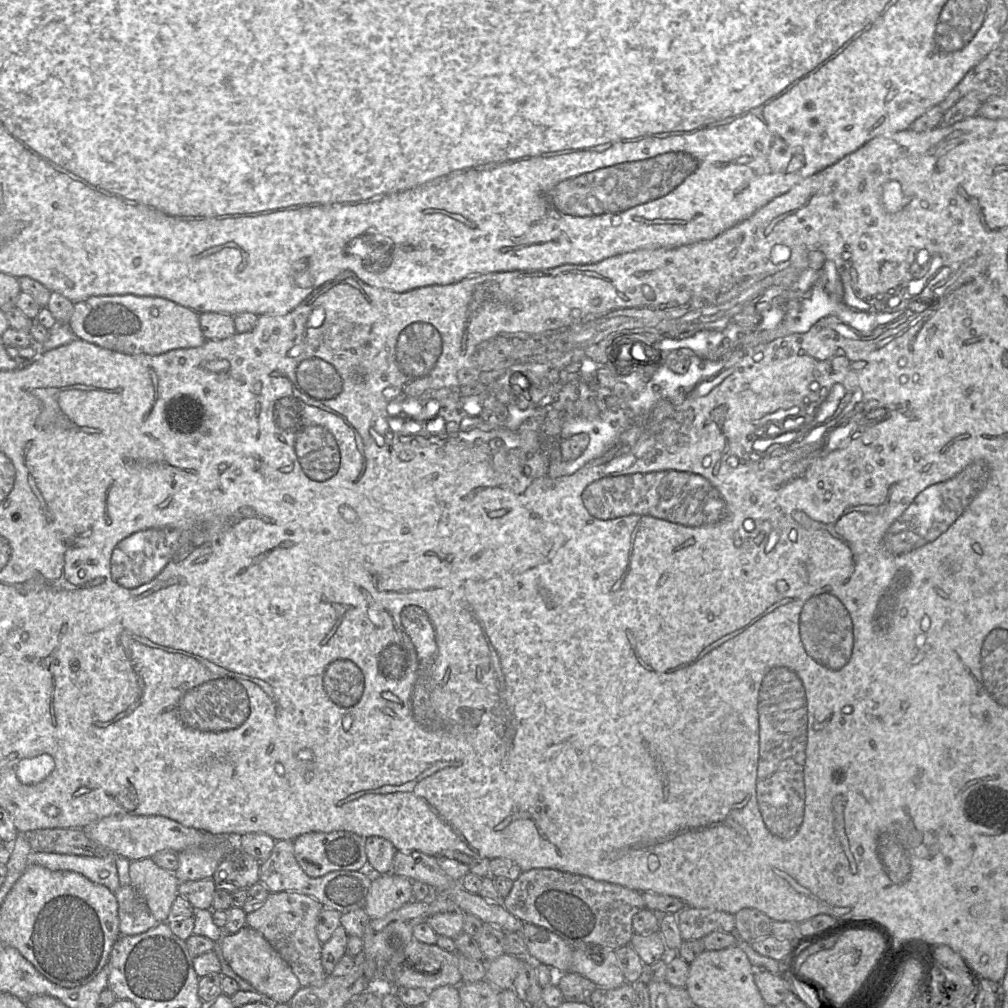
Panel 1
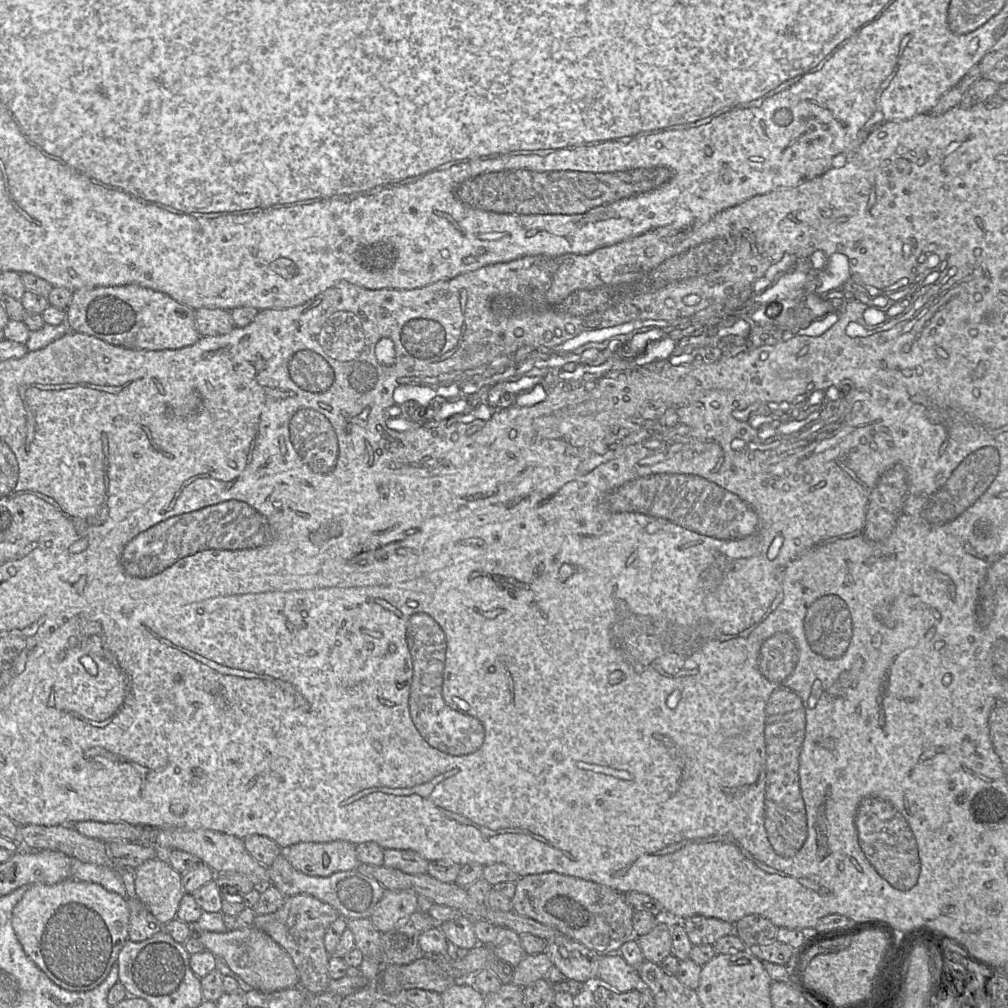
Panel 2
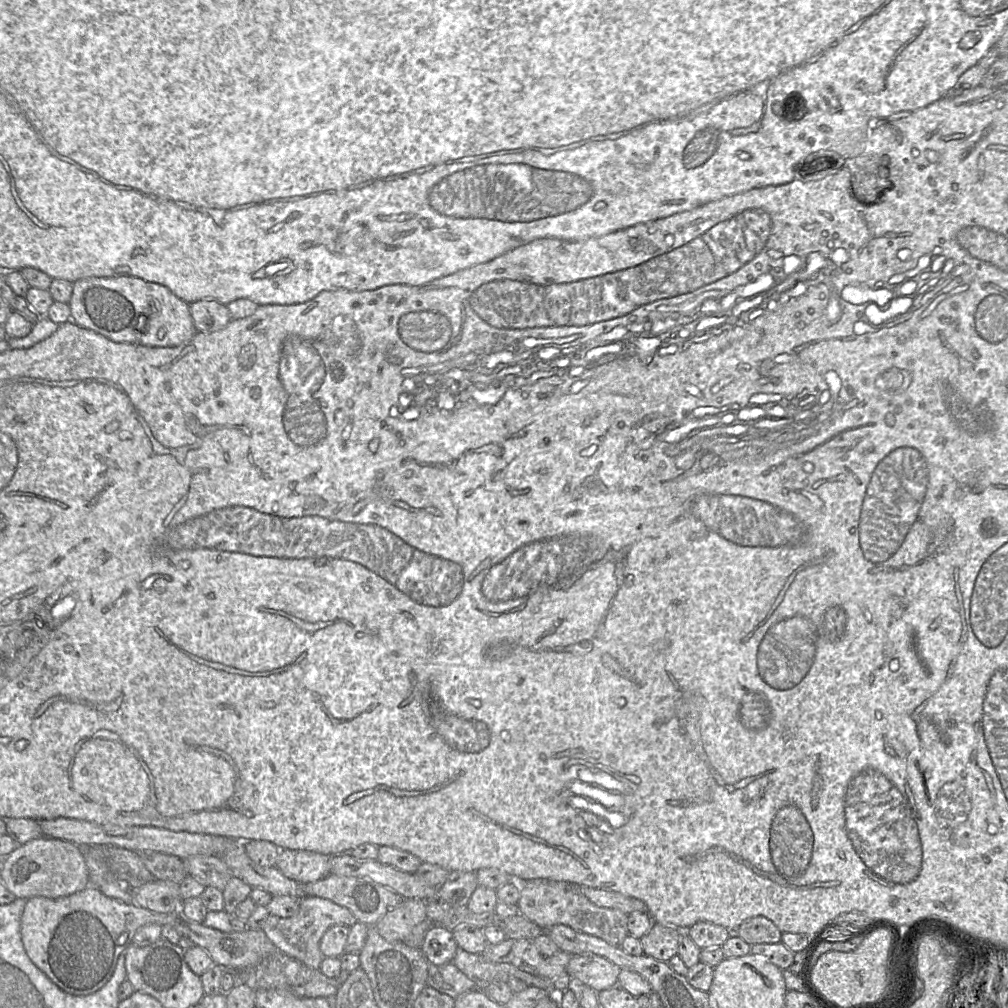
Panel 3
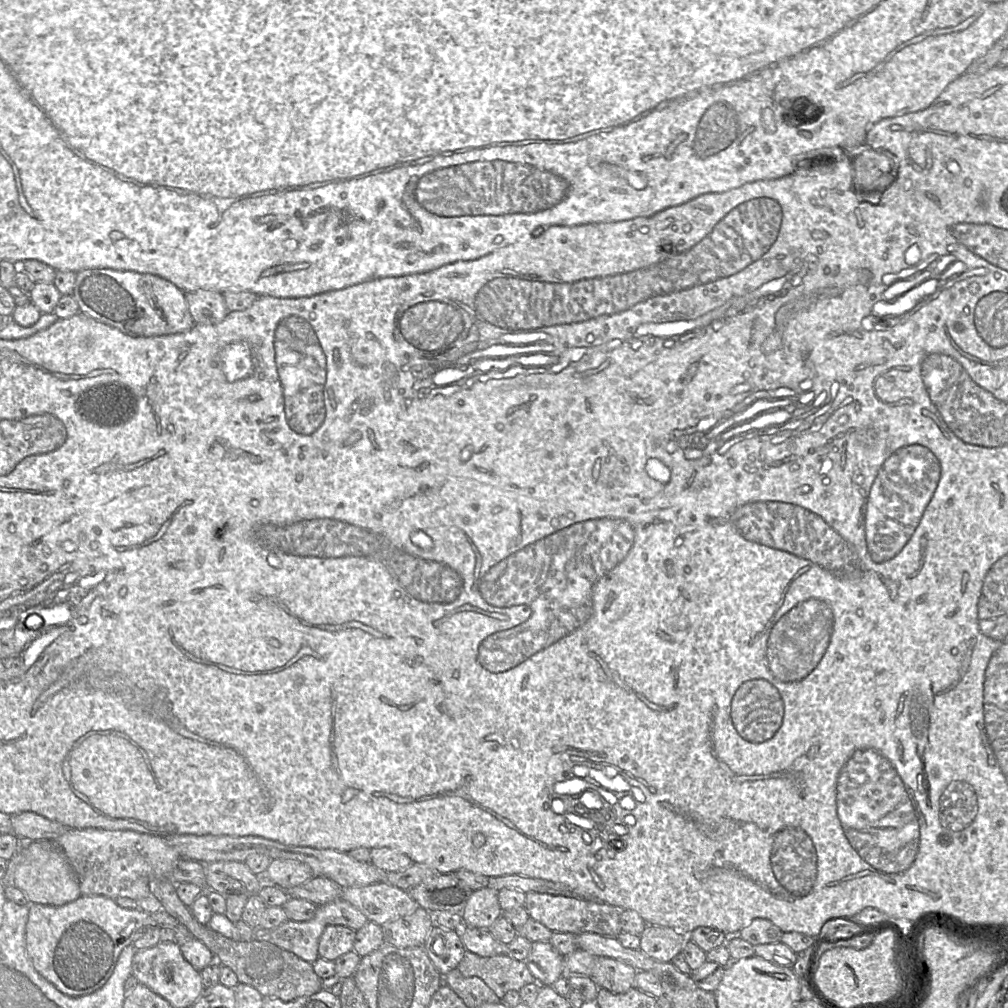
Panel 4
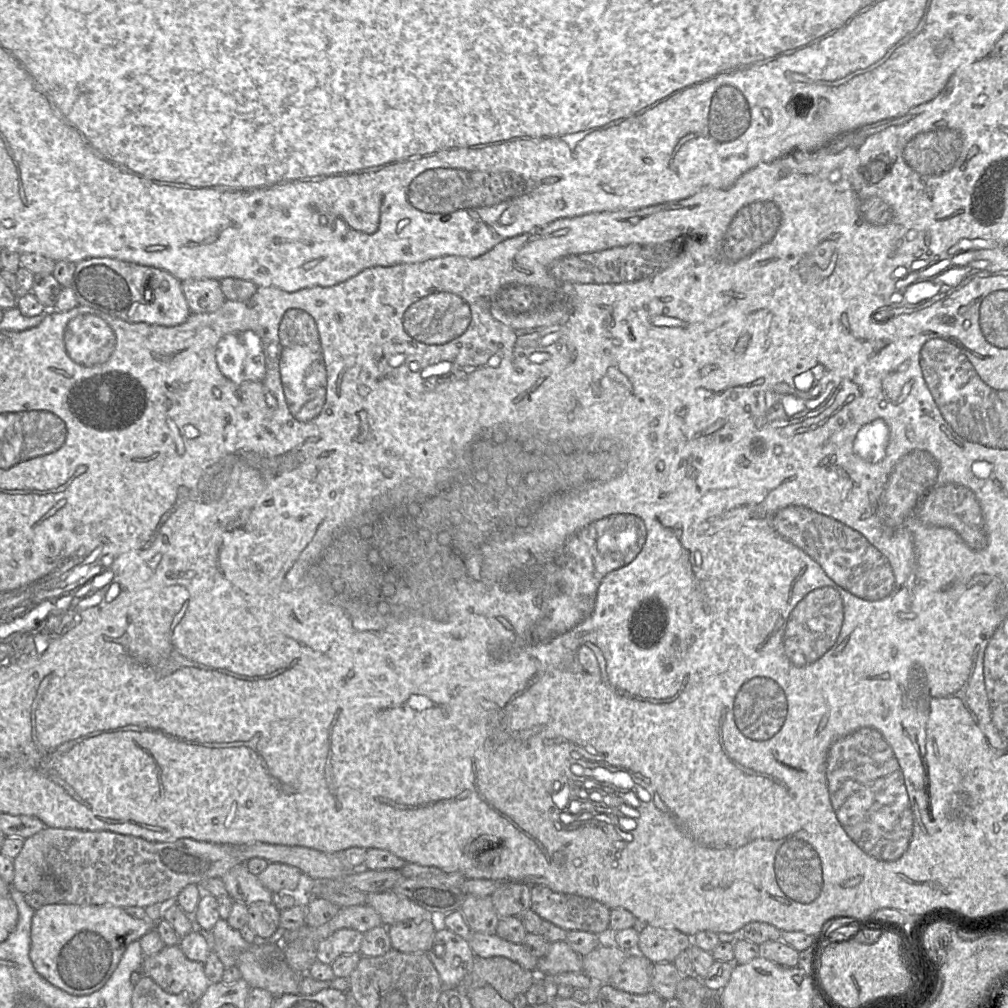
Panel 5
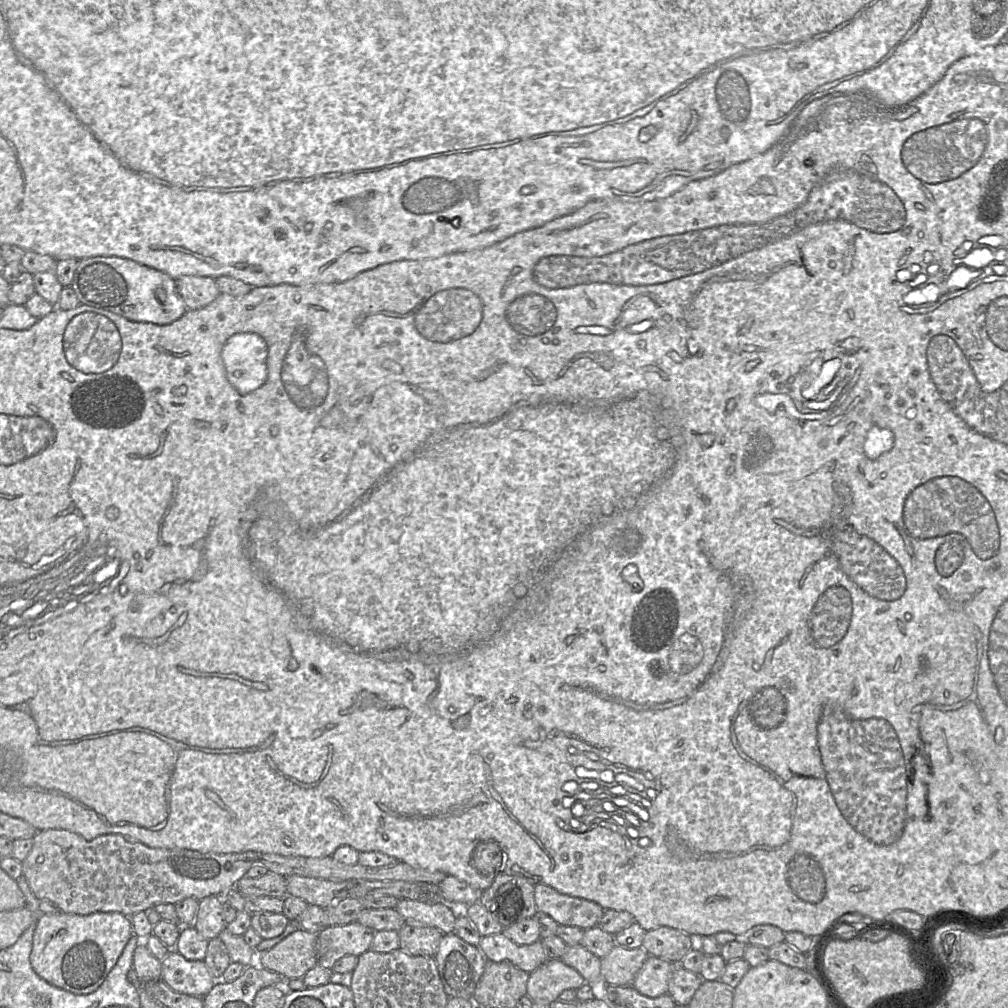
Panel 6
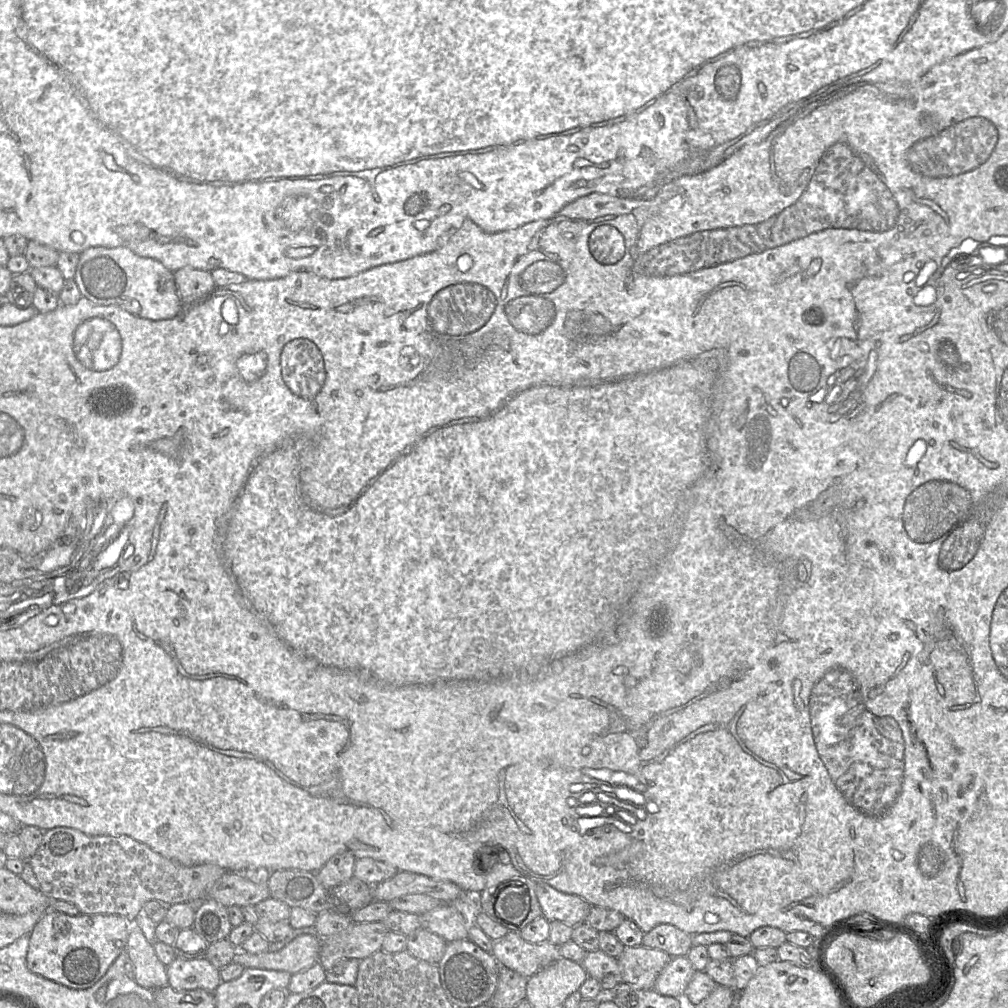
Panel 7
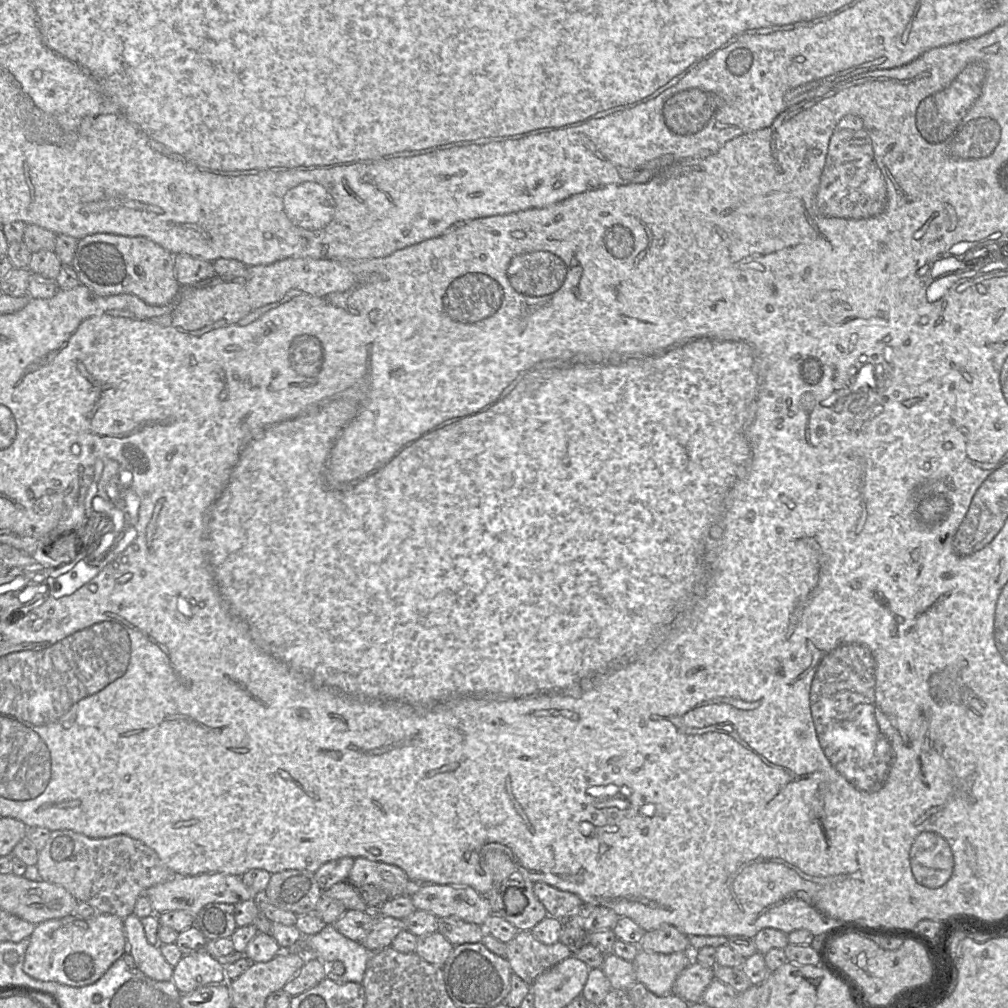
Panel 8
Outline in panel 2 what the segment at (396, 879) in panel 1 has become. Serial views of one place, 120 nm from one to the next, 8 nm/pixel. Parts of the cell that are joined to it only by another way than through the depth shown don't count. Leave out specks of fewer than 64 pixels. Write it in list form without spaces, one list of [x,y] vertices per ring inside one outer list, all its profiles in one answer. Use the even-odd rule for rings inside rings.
[[[386,890],[370,920],[381,933],[393,929],[417,911],[417,894],[411,890]]]

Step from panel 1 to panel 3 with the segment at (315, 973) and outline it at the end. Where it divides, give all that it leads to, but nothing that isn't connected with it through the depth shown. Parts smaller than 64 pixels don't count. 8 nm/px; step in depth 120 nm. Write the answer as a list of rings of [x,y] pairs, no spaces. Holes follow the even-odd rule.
[[[302,896],[299,898],[299,904],[298,912],[291,917],[269,915],[262,930],[280,952],[300,960],[311,968],[319,969],[324,958],[320,951],[320,941],[324,933],[335,925],[351,927],[357,923],[357,919],[346,907],[325,898]]]

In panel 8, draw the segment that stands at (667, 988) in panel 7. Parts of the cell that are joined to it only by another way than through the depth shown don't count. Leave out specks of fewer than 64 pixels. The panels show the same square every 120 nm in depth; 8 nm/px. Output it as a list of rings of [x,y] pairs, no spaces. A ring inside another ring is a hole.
[[[693,961],[676,978],[672,994],[689,1004],[702,1002],[702,995],[714,979],[713,969]]]

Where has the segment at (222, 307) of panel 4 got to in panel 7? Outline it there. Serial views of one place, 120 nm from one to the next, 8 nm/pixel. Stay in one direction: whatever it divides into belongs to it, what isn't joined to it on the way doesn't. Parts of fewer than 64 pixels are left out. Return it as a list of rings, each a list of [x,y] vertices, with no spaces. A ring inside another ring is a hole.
[[[182,268],[174,271],[173,275],[177,292],[185,303],[203,297],[217,287],[210,271]]]

